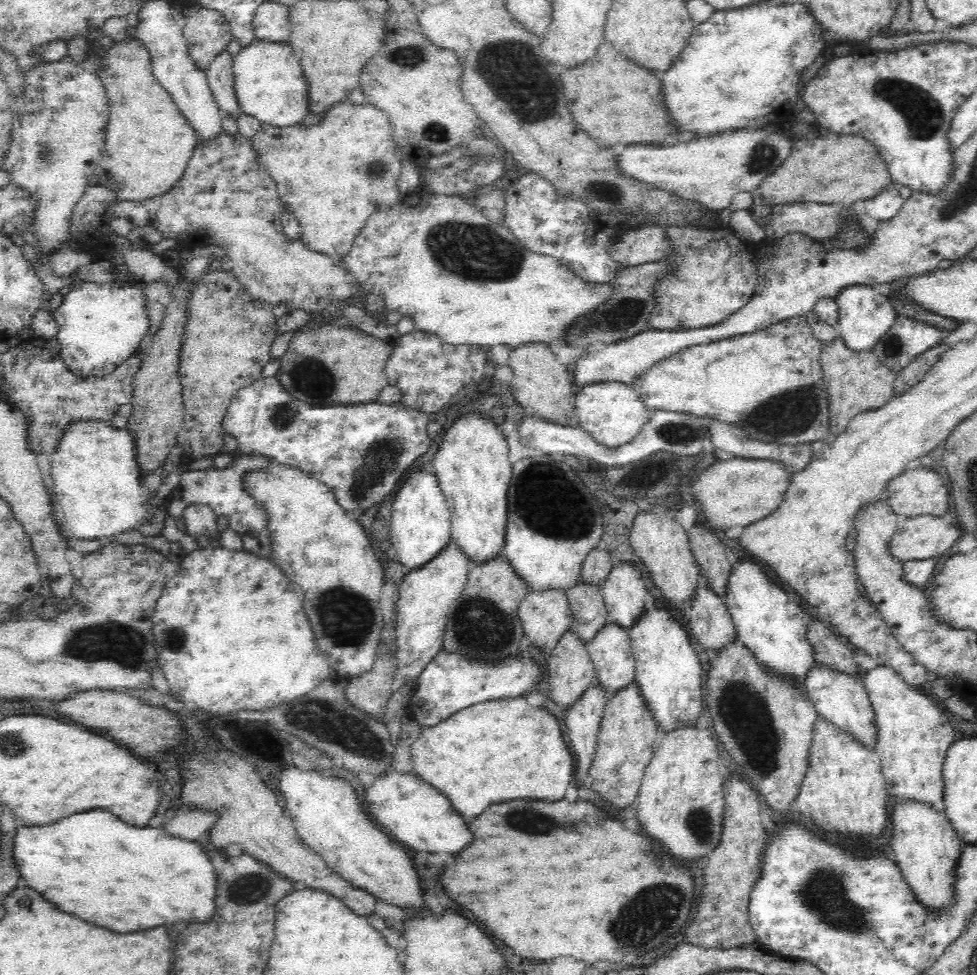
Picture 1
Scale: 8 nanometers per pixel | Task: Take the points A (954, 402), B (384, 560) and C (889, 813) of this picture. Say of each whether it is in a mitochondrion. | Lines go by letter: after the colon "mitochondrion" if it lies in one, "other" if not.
A: other
B: other
C: other

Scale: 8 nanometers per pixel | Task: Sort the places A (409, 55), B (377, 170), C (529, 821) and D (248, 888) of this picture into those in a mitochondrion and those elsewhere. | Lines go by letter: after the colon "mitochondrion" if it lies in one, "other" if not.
A: mitochondrion
B: mitochondrion
C: mitochondrion
D: mitochondrion

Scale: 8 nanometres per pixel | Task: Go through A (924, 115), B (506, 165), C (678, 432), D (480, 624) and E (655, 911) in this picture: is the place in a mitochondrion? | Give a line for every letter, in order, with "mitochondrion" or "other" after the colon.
A: mitochondrion
B: other
C: mitochondrion
D: mitochondrion
E: mitochondrion

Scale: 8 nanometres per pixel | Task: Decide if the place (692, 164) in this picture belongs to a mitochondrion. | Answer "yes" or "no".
no

